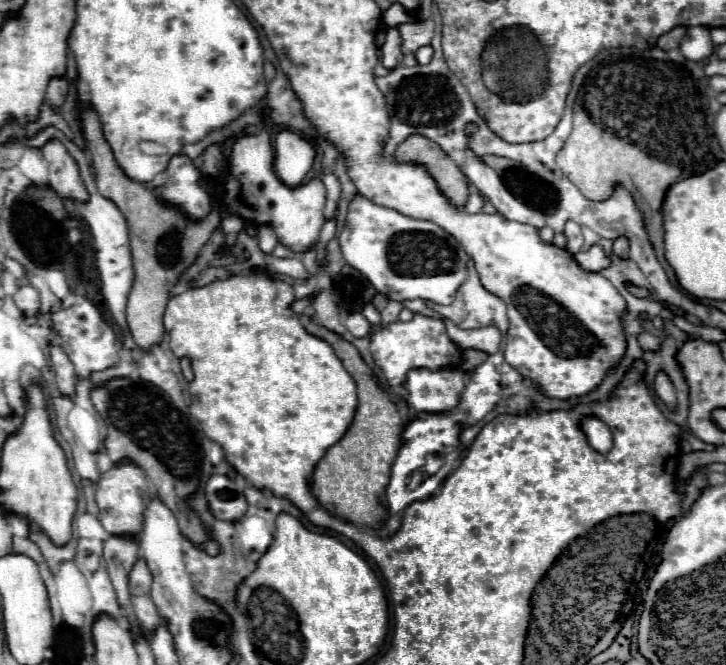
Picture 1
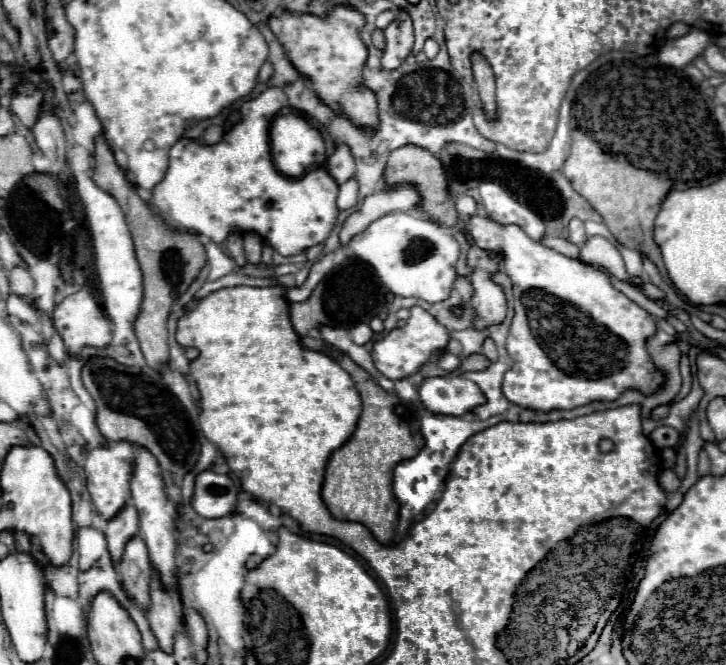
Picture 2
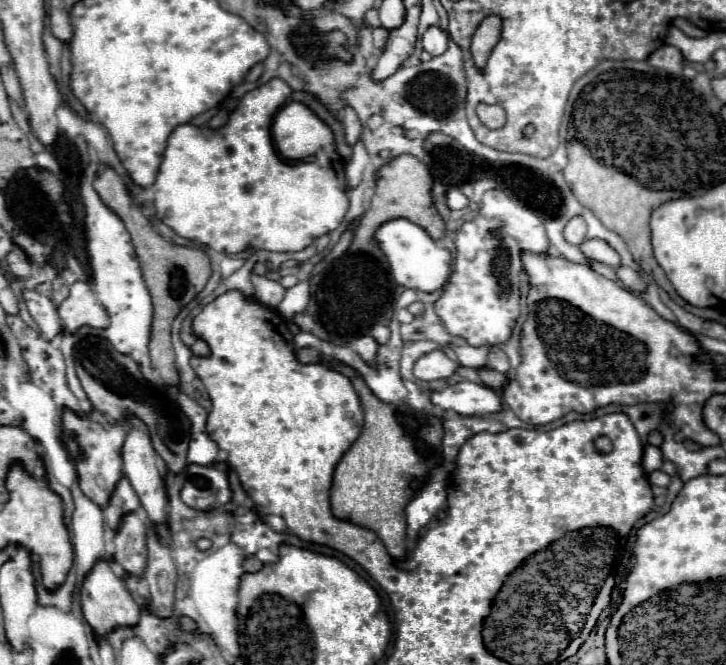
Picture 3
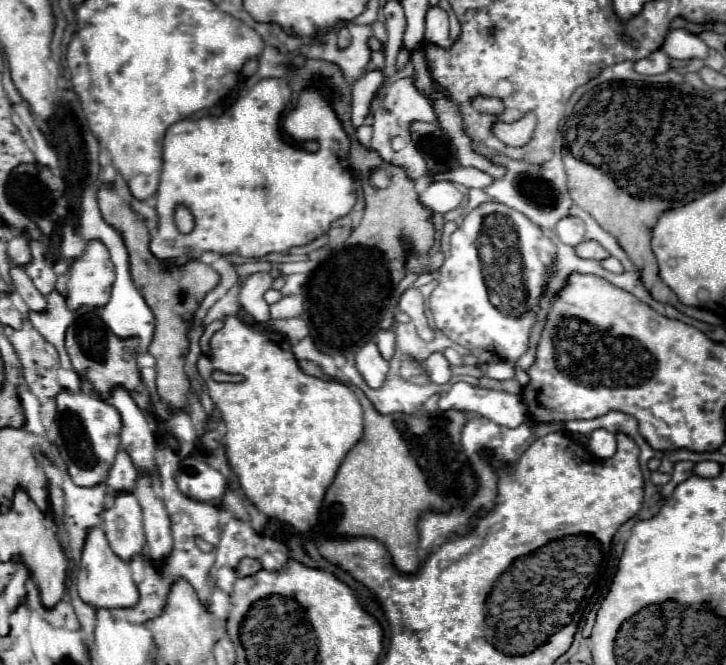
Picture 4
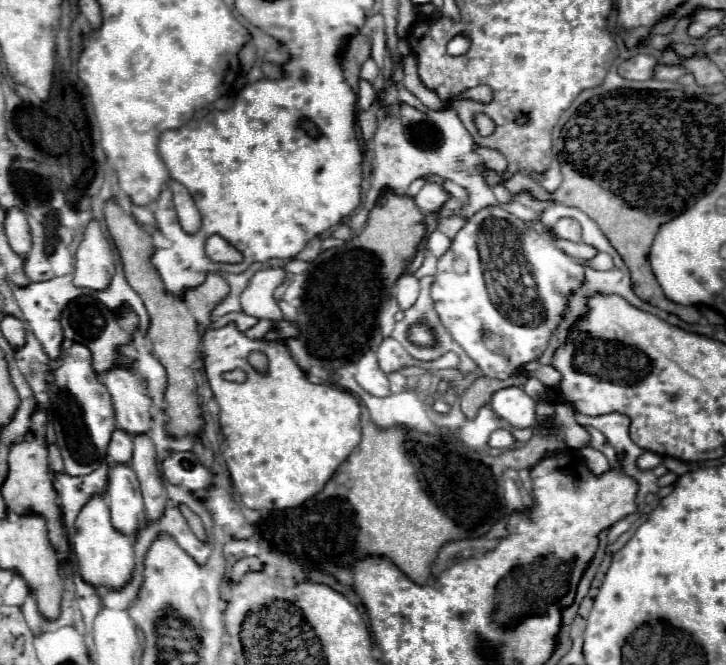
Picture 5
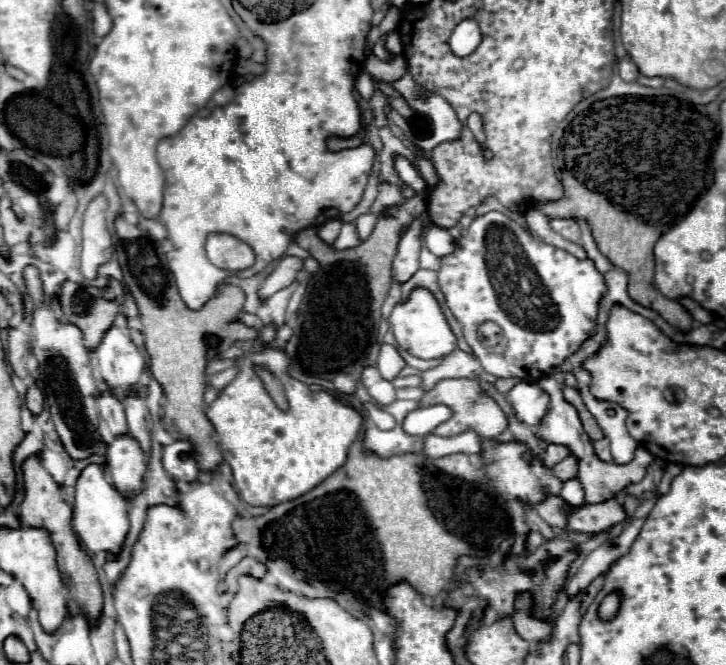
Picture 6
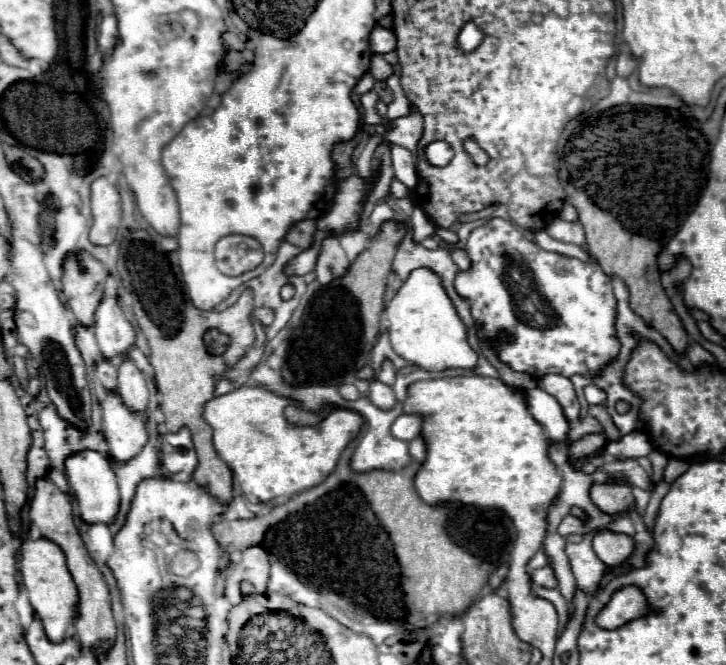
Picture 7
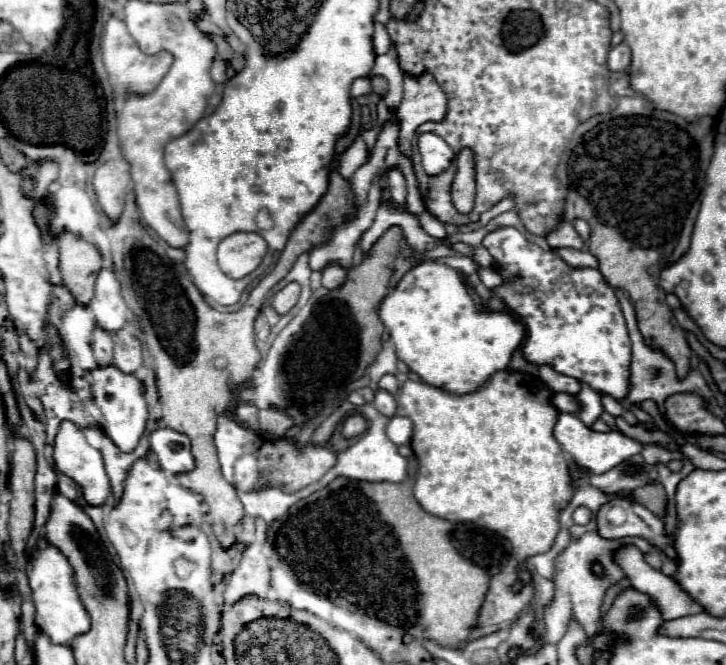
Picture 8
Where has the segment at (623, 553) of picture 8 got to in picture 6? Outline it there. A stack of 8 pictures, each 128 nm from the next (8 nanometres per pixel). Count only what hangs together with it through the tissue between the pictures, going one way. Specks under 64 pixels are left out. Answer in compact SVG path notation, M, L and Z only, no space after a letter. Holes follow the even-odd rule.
M608 500L602 504L584 504L582 508L572 510L568 516L568 528L584 534L600 534L624 520L626 512L618 506L616 500ZM611 593L604 598L598 609L598 616L604 621L612 620L618 614L619 597L616 593Z

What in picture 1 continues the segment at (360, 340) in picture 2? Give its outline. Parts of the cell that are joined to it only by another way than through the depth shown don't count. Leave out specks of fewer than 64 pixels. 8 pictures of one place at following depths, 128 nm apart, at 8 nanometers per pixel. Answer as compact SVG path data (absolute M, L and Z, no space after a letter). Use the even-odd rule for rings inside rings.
M348 314L346 318L344 318L344 324L346 324L346 328L352 332L352 336L356 336L356 338L364 338L364 336L368 336L370 334L370 322L362 316L362 314Z

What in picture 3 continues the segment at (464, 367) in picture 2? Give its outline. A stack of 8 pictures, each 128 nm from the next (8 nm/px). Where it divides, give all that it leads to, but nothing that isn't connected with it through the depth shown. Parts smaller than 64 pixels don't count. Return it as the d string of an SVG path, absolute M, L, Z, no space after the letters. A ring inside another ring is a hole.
M492 368L480 370L480 378L482 378L484 384L506 384L508 382L508 378L504 374L500 374L500 372L492 370Z

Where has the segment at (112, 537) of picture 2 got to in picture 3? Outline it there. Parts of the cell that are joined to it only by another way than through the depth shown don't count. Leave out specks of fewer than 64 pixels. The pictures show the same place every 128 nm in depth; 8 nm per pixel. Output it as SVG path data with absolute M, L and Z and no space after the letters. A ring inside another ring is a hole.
M122 476L120 482L116 484L116 490L112 492L110 500L106 502L104 520L112 530L116 530L120 526L120 518L138 508L140 508L140 504L138 504L138 496L134 496L134 488L130 488L130 480L126 480L126 476Z

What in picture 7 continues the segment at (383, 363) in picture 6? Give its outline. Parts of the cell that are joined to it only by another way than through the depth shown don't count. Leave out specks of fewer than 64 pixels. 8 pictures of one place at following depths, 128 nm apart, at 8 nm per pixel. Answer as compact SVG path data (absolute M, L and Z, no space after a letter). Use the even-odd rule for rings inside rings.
M384 362L382 364L382 370L378 372L378 380L380 382L384 382L384 384L388 384L388 386L392 386L394 384L394 380L396 380L396 370L394 370L394 366L392 366L392 362Z

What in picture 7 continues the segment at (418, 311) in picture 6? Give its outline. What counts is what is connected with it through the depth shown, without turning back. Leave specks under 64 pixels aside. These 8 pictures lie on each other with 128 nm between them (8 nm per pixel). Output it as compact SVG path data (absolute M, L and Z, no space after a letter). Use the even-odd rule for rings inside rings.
M416 268L410 272L396 296L388 302L384 316L390 322L388 334L394 352L420 370L474 370L478 366L478 354L468 344L468 330L444 290L442 278L430 268Z

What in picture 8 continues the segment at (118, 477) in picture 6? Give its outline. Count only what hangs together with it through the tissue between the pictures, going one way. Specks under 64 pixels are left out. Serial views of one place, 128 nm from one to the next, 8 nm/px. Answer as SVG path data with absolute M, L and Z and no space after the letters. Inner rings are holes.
M118 366L110 368L94 368L90 370L90 386L94 394L94 402L100 408L104 416L104 430L112 438L112 442L122 450L122 452L132 452L146 428L148 420L148 404L142 392L142 382L138 376L126 376L126 372L118 372Z

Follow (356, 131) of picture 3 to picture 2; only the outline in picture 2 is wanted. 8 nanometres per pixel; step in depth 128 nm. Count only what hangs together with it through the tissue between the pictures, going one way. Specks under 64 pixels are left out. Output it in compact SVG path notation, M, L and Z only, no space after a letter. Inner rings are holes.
M340 144L336 152L328 158L326 168L338 184L352 178L354 176L354 156L350 156L350 148L346 148L346 144Z

